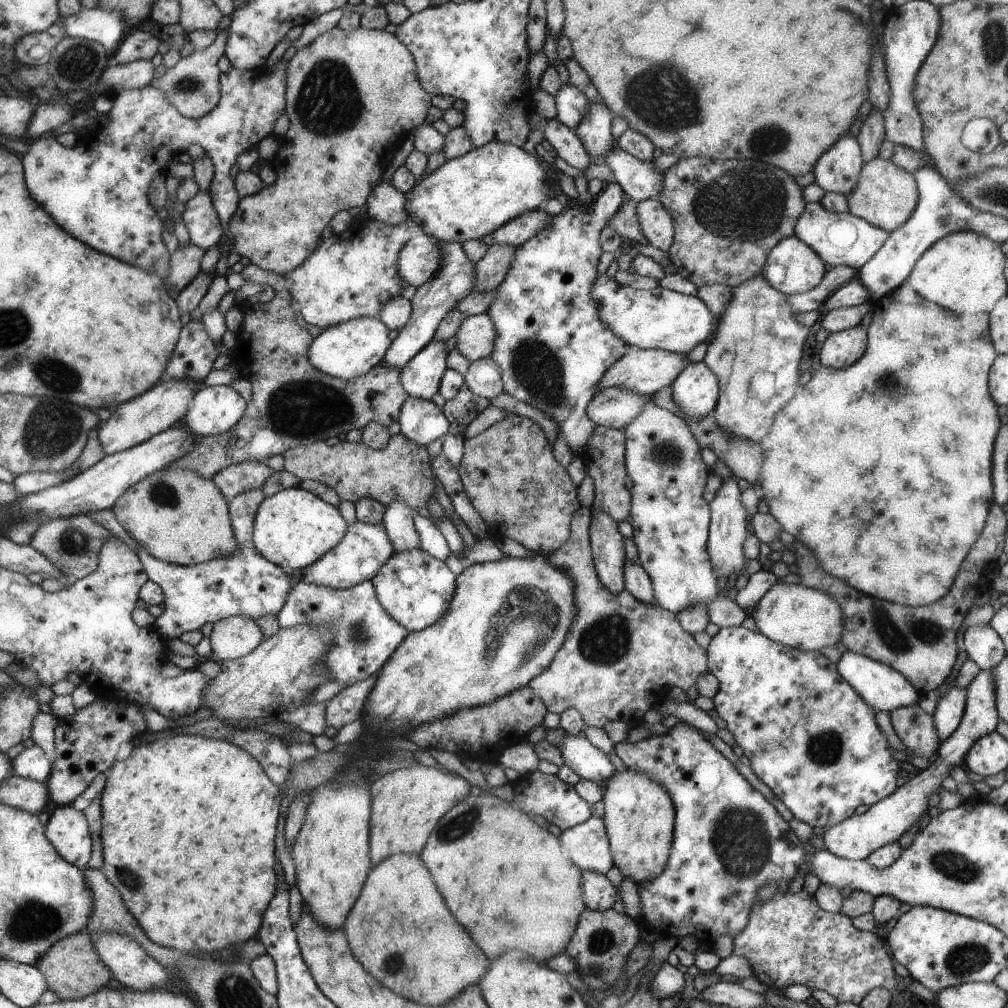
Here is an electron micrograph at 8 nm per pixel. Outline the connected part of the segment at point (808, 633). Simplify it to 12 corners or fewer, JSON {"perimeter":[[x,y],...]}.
{"perimeter":[[776,580],[749,616],[789,648],[834,647],[843,608],[831,595]]}

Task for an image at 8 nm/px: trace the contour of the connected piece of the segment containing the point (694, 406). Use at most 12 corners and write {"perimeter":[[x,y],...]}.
{"perimeter":[[688,364],[670,384],[677,408],[692,419],[713,412],[718,377]]}

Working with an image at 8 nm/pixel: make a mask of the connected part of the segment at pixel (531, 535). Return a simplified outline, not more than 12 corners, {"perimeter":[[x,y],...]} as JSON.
{"perimeter":[[509,413],[457,470],[501,538],[548,555],[578,487],[541,427]]}

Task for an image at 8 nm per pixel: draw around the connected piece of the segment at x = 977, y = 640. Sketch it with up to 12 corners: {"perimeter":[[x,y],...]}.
{"perimeter":[[988,624],[969,625],[961,638],[967,658],[980,669],[1006,655]]}

